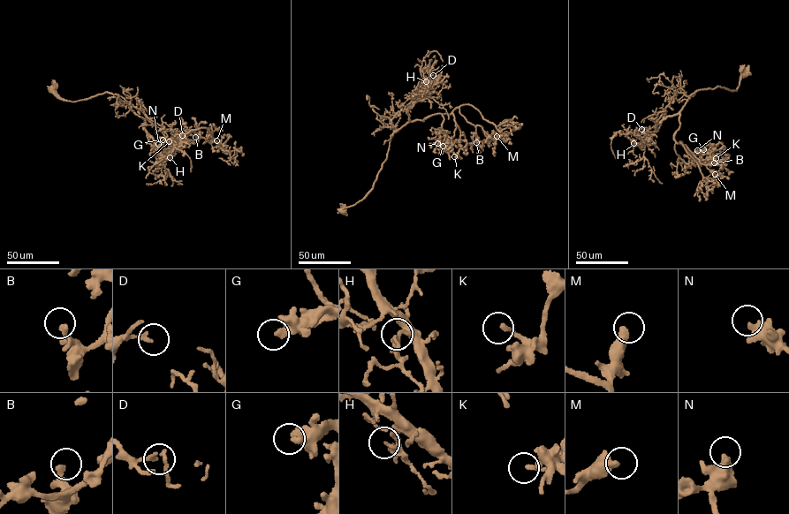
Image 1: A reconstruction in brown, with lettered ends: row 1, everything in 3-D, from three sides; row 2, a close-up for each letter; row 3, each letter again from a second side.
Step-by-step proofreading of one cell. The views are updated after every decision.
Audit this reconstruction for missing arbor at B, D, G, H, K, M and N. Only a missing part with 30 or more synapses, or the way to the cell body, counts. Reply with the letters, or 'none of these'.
none of these

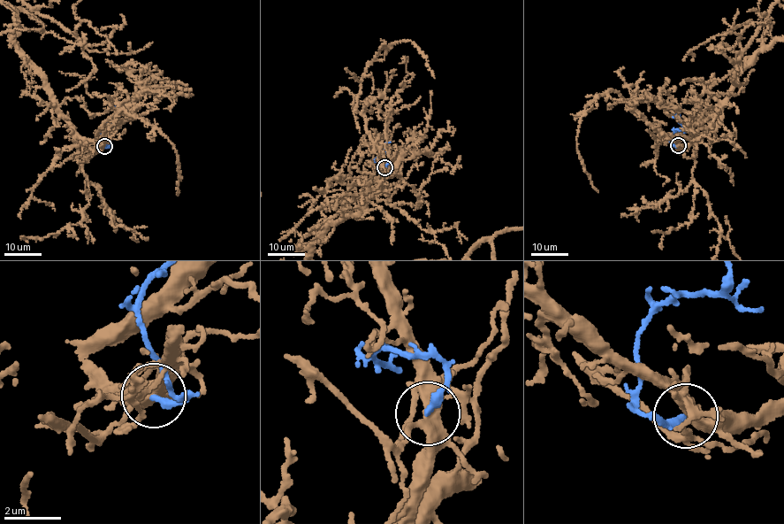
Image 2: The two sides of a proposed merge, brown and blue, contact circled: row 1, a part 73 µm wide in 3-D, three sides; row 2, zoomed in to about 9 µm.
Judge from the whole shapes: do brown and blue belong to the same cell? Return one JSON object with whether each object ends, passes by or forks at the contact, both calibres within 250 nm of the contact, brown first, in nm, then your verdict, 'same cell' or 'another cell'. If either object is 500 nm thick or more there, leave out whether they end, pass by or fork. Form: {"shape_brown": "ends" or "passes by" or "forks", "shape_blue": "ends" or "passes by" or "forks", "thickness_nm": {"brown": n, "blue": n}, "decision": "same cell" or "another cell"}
{"shape_brown": "forks", "shape_blue": "ends", "thickness_nm": {"brown": 360, "blue": 280}, "decision": "another cell"}

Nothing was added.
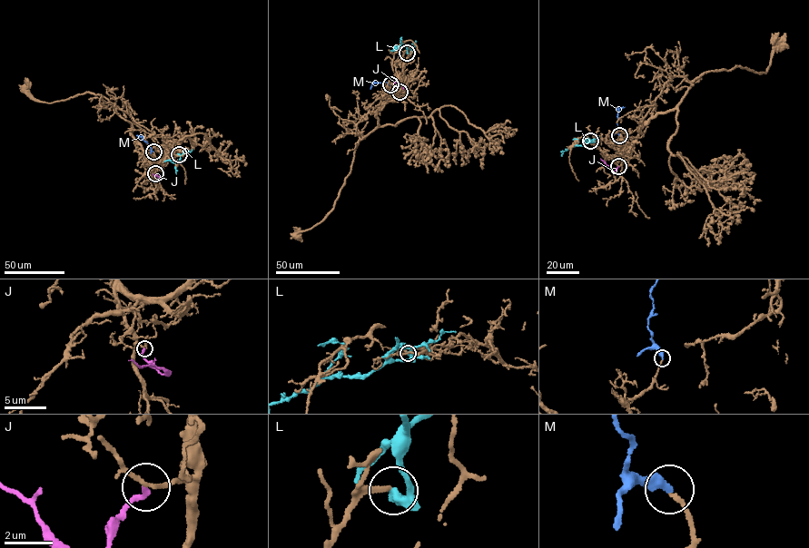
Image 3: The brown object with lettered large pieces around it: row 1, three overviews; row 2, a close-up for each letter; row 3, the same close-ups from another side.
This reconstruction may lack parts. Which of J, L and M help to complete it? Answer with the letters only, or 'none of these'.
M

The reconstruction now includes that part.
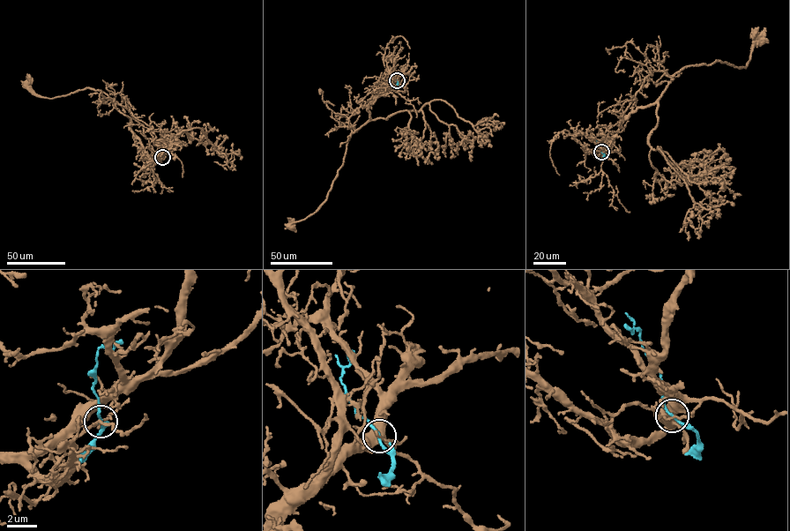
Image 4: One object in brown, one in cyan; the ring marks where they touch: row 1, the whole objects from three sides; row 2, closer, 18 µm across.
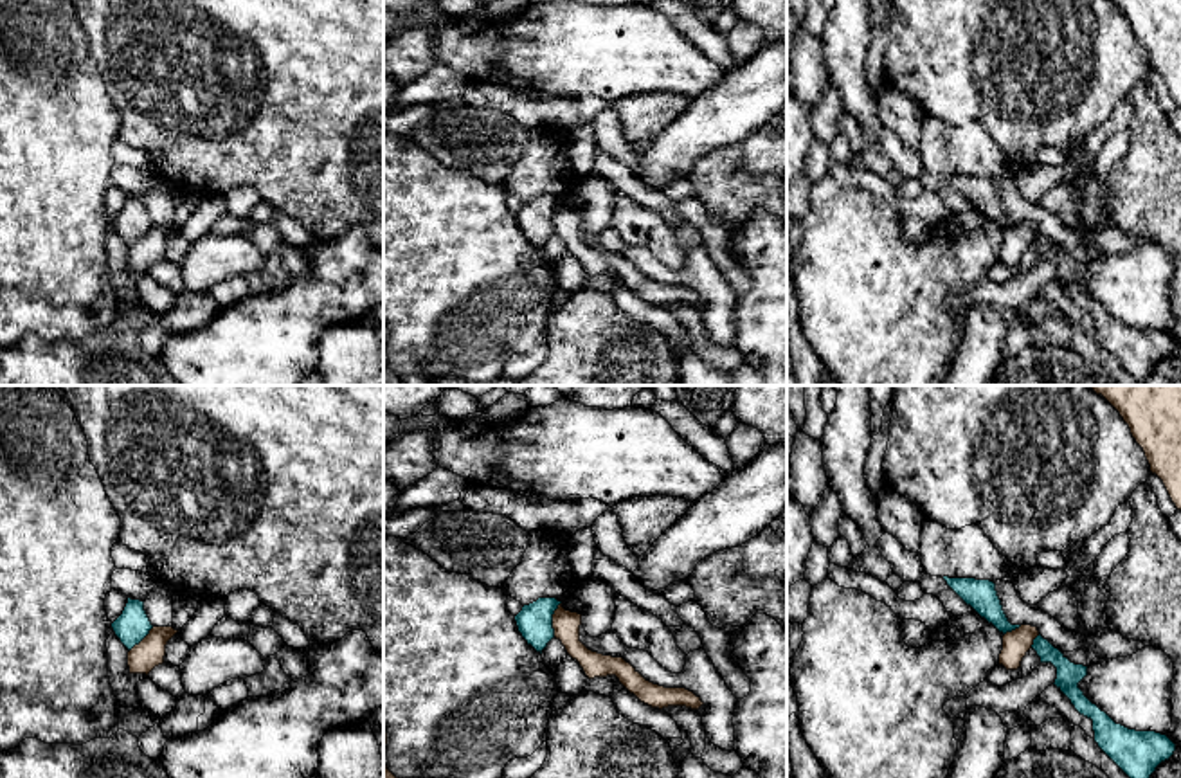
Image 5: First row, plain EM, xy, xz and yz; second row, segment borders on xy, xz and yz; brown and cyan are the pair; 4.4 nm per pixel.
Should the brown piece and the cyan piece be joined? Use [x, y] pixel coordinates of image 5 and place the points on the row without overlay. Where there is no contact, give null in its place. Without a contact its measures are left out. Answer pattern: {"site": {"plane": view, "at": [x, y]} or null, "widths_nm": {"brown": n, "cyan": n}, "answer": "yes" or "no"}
{"site": {"plane": "xz", "at": [553, 217]}, "widths_nm": {"brown": 120, "cyan": 160}, "answer": "no"}

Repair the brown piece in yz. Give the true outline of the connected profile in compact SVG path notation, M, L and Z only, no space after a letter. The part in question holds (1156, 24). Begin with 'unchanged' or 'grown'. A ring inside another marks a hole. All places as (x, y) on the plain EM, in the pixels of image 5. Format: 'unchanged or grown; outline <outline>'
unchanged; outline M1111 0L1181 106L1181 0Z

